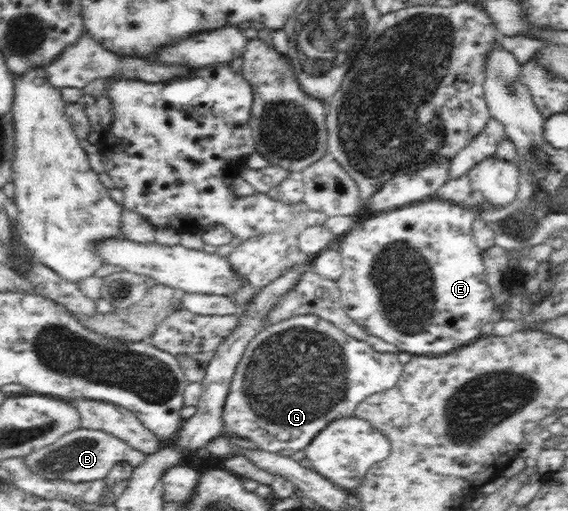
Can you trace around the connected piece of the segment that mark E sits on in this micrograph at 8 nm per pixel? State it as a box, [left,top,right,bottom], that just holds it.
[333,197,495,356]

